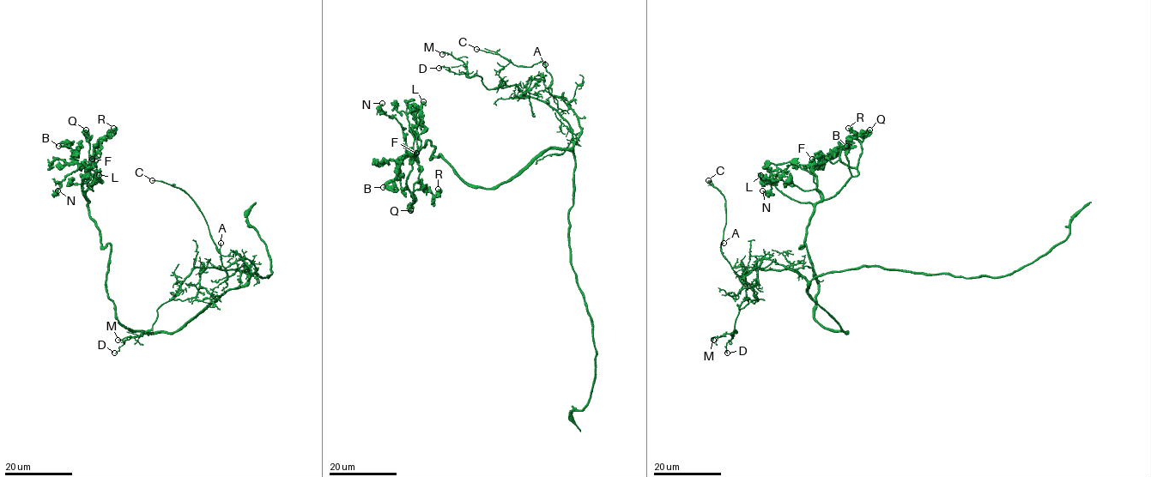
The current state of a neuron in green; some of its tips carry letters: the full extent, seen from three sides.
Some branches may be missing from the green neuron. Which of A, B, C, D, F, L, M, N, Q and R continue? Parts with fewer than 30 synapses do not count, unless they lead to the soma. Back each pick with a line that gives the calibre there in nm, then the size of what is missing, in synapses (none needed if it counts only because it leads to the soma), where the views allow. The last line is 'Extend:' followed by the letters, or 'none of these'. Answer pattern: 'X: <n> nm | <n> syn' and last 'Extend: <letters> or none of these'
Extend: none of these

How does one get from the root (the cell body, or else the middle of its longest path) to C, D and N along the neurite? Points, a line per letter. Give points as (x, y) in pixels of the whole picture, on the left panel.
C: (210, 305), (244, 285), (256, 268), (239, 259), (225, 269), (227, 276), (196, 204), (179, 189), (152, 180)
D: (210, 305), (227, 291), (244, 285), (248, 271), (196, 267), (159, 307), (153, 327), (126, 340), (114, 353)
N: (210, 305), (173, 332), (125, 329), (106, 287), (110, 245), (90, 215), (86, 169), (78, 165), (57, 190)

